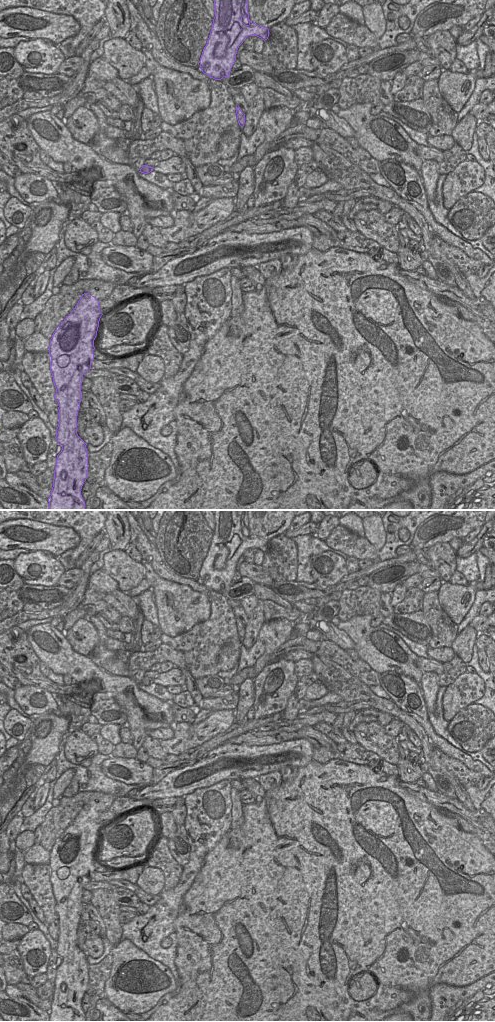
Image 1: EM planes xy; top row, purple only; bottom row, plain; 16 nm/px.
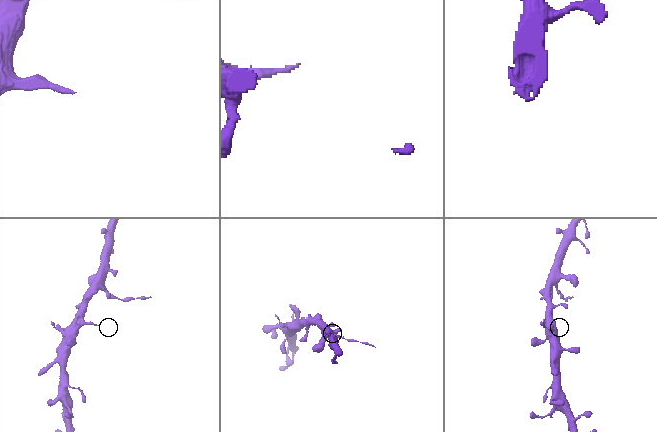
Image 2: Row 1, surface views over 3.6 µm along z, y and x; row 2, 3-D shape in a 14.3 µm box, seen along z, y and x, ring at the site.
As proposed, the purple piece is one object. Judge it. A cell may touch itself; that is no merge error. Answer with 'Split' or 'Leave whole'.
Split.

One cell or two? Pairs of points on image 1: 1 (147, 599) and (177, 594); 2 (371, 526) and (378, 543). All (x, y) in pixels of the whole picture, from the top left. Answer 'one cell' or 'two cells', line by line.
1: two cells
2: one cell

